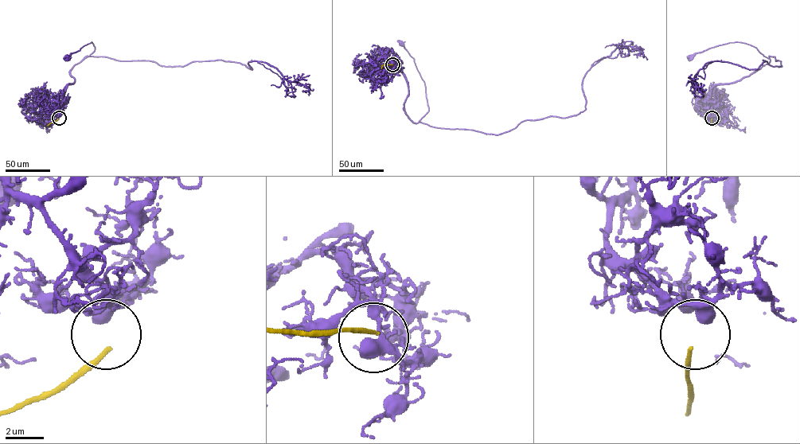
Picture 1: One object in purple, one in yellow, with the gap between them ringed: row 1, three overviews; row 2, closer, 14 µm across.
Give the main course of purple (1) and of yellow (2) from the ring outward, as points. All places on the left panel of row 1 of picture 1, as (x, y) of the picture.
1: (59, 117), (54, 108), (67, 86), (74, 82), (71, 69), (94, 51), (93, 44), (85, 44), (67, 57)
2: (59, 118), (47, 126)

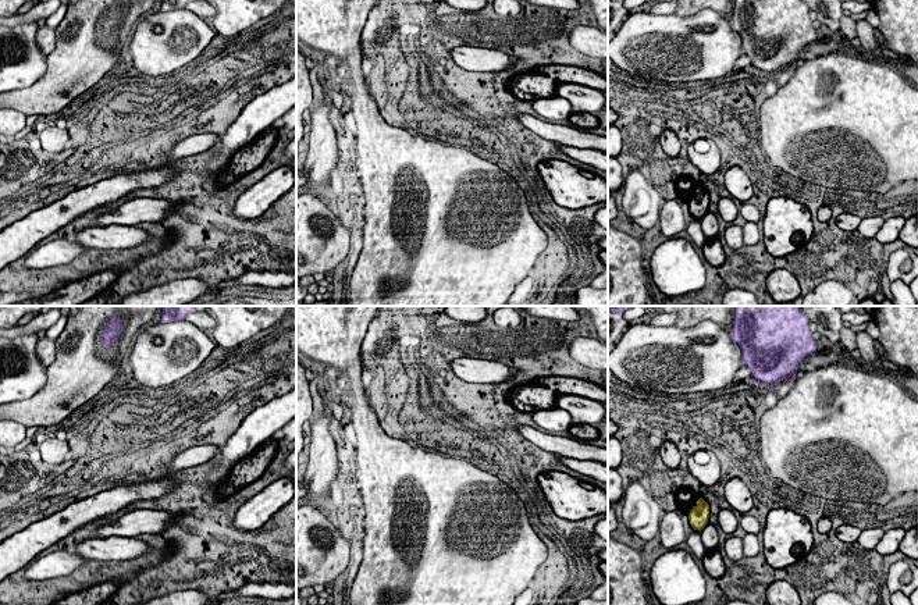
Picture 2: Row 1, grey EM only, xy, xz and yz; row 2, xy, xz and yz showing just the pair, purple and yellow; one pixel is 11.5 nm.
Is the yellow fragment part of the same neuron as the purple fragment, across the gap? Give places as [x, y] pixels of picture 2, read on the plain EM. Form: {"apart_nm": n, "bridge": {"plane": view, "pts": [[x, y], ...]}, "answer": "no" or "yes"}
{"apart_nm": 1500, "bridge": {"plane": "yz", "pts": [[751, 66], [701, 187]]}, "answer": "no"}

